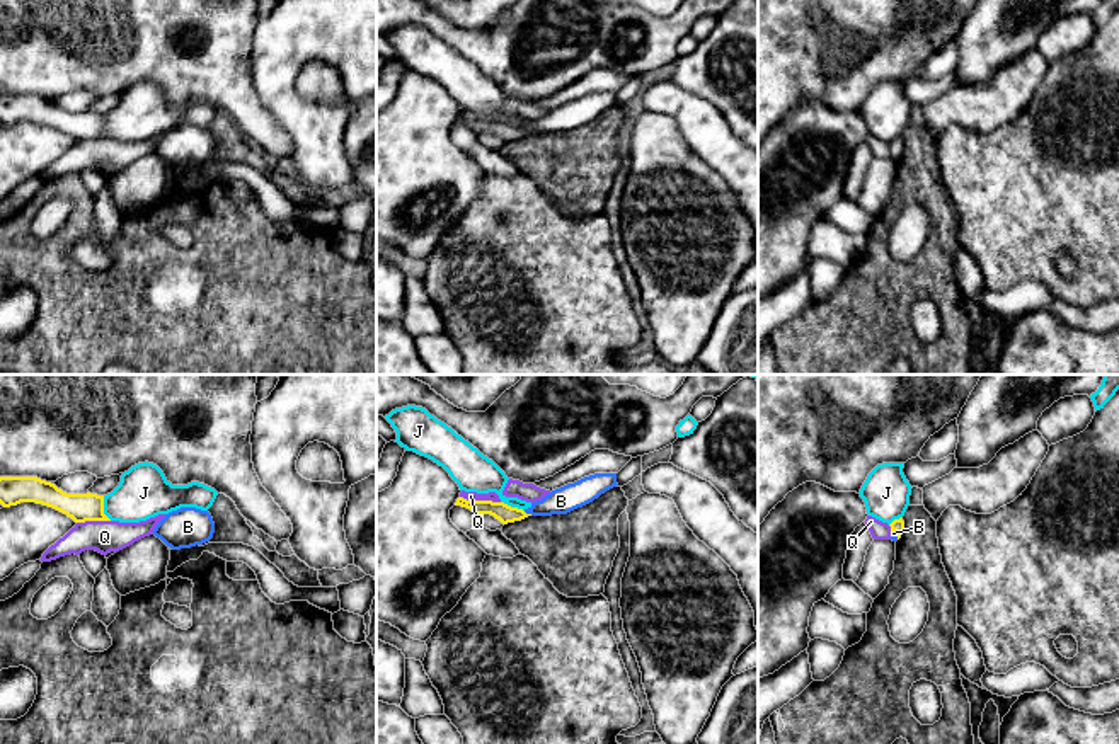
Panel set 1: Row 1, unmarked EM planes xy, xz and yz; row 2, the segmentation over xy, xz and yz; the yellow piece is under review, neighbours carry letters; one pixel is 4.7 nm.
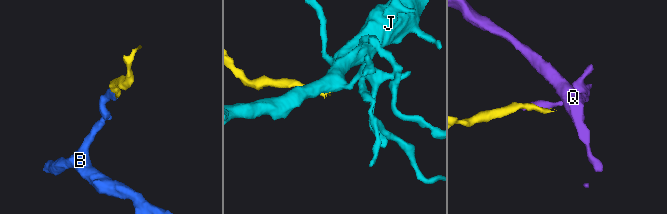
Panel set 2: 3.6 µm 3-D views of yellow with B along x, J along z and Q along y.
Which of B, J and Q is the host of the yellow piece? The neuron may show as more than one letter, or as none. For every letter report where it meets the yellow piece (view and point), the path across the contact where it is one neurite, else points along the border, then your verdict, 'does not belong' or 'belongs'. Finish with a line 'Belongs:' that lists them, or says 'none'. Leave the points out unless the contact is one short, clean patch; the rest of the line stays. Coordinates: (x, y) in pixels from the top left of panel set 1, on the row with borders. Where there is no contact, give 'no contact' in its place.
B: contact xz (528, 515); way xz (501, 511), (506, 515), (528, 515), (561, 501); belongs
J: contact xy (103, 508); border xy (103, 496), (103, 511), (111, 520); does not belong
Q: contact xz (481, 501); border xz (460, 496), (499, 503); does not belong
Belongs: B

